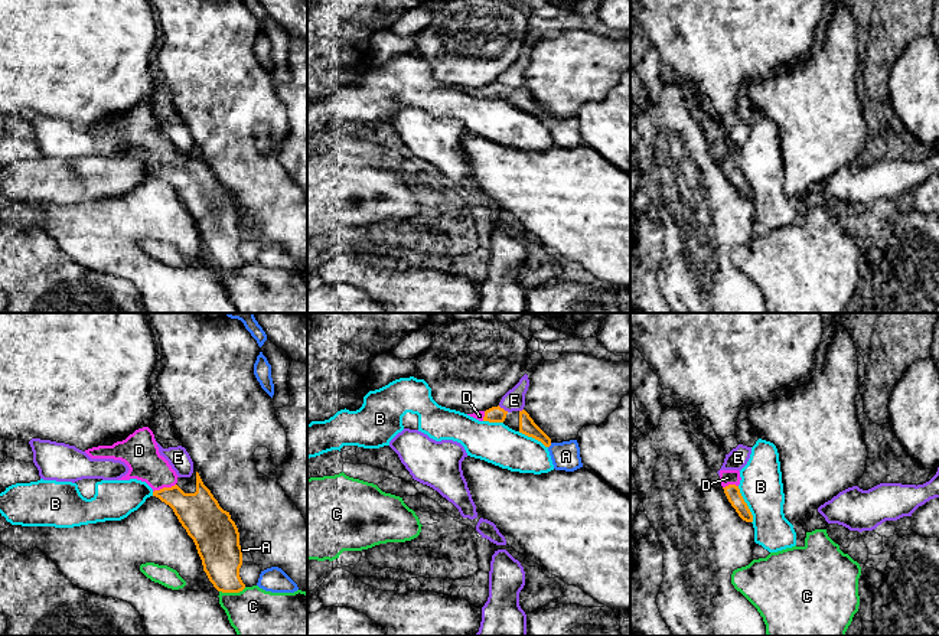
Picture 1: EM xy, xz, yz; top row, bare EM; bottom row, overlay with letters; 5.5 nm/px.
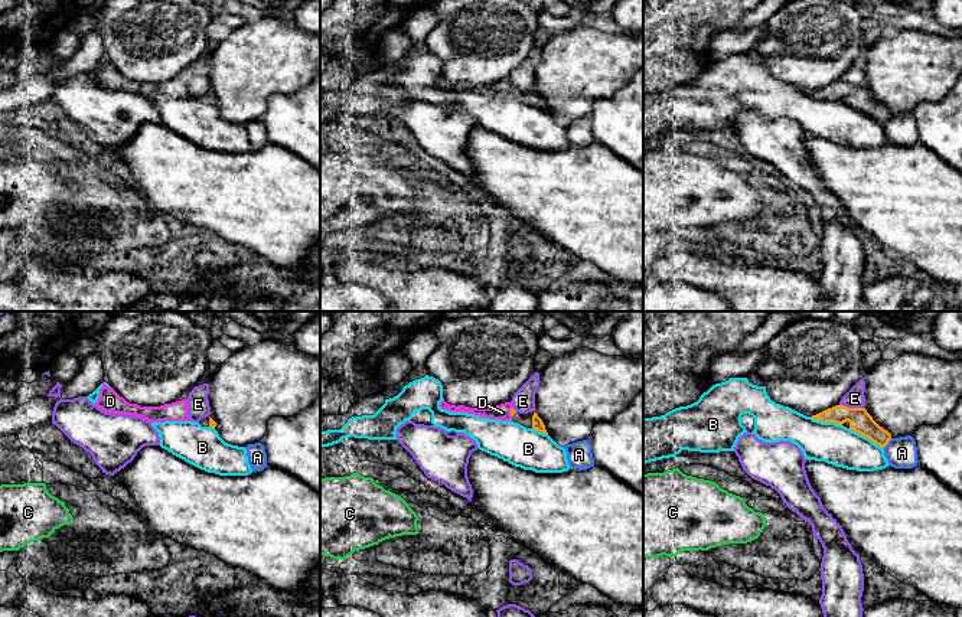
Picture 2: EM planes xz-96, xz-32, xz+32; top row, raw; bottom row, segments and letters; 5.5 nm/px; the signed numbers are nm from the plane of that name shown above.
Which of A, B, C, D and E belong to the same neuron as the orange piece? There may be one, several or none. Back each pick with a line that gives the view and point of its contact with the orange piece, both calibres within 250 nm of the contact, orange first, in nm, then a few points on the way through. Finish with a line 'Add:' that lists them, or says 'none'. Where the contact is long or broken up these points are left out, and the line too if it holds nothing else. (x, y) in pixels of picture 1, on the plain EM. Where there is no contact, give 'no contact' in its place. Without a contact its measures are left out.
D: meets orange in xy at (163, 165); 240 nm thick on the orange side, 200 nm on the other; runs through xy (199, 191), (183, 182), (163, 165), (162, 155), (139, 127)
Add: D

